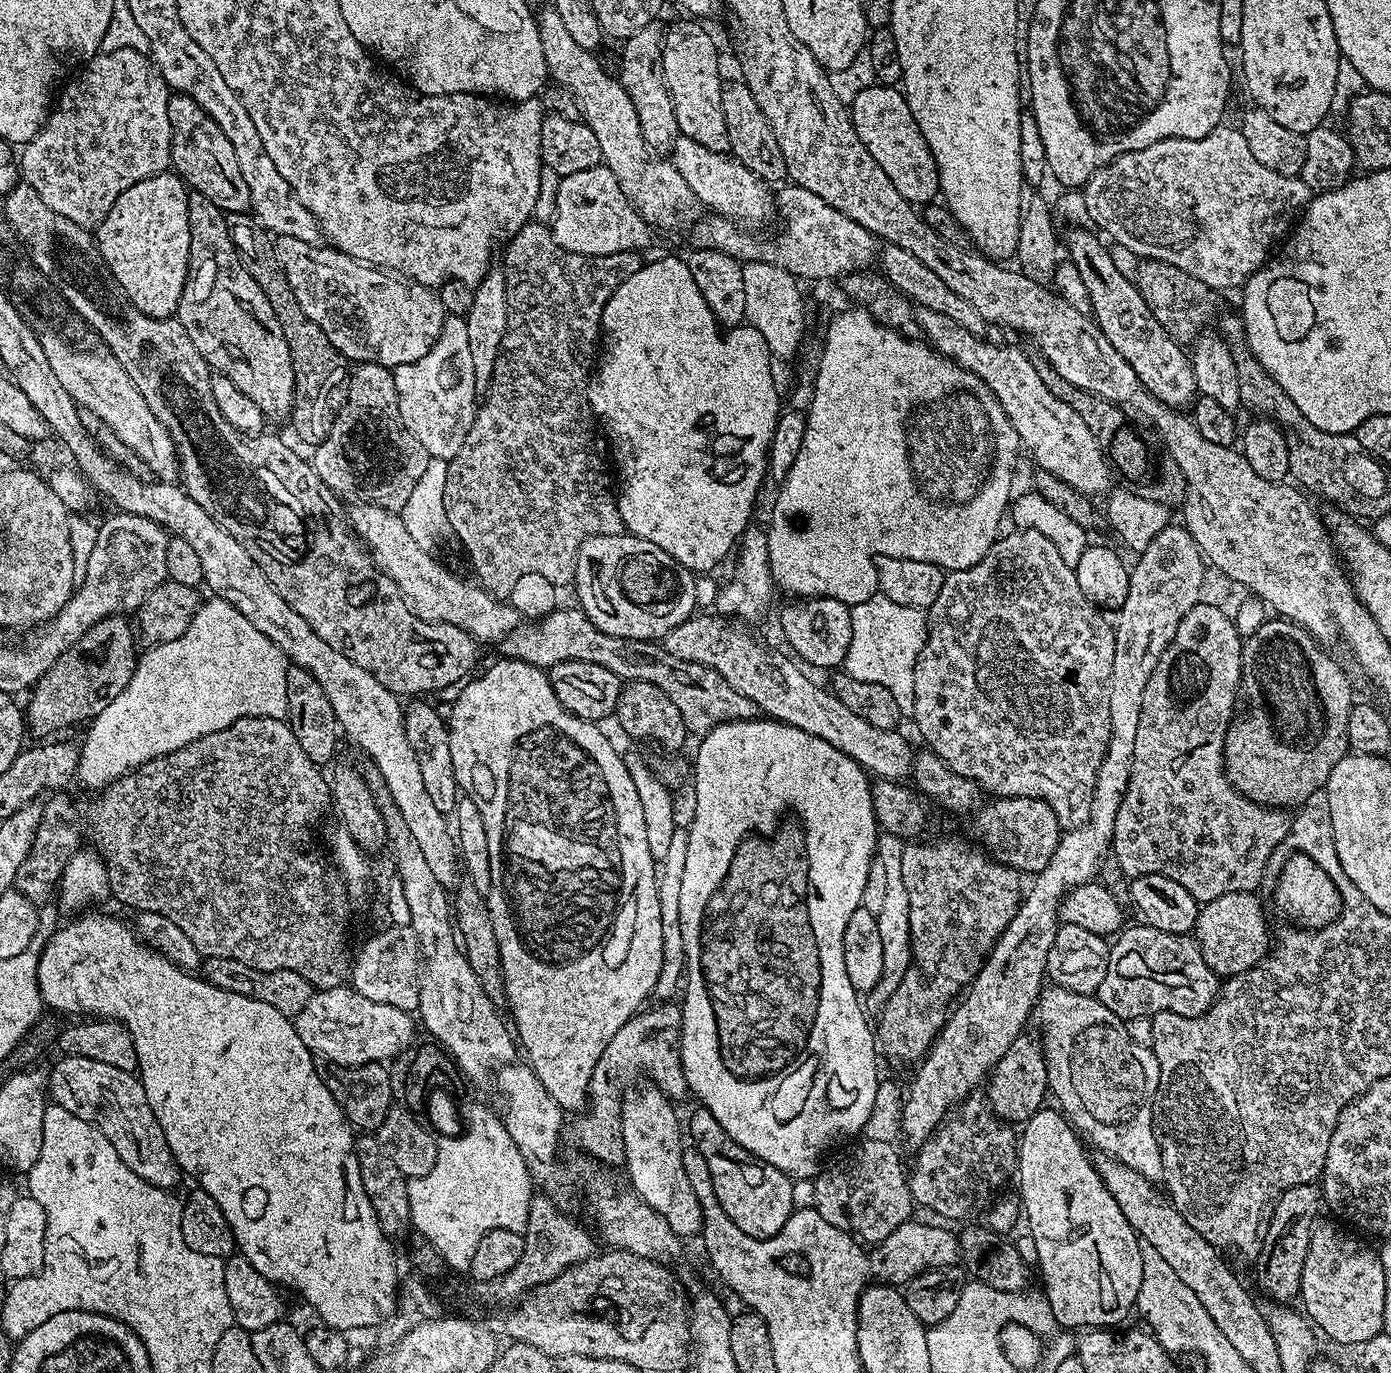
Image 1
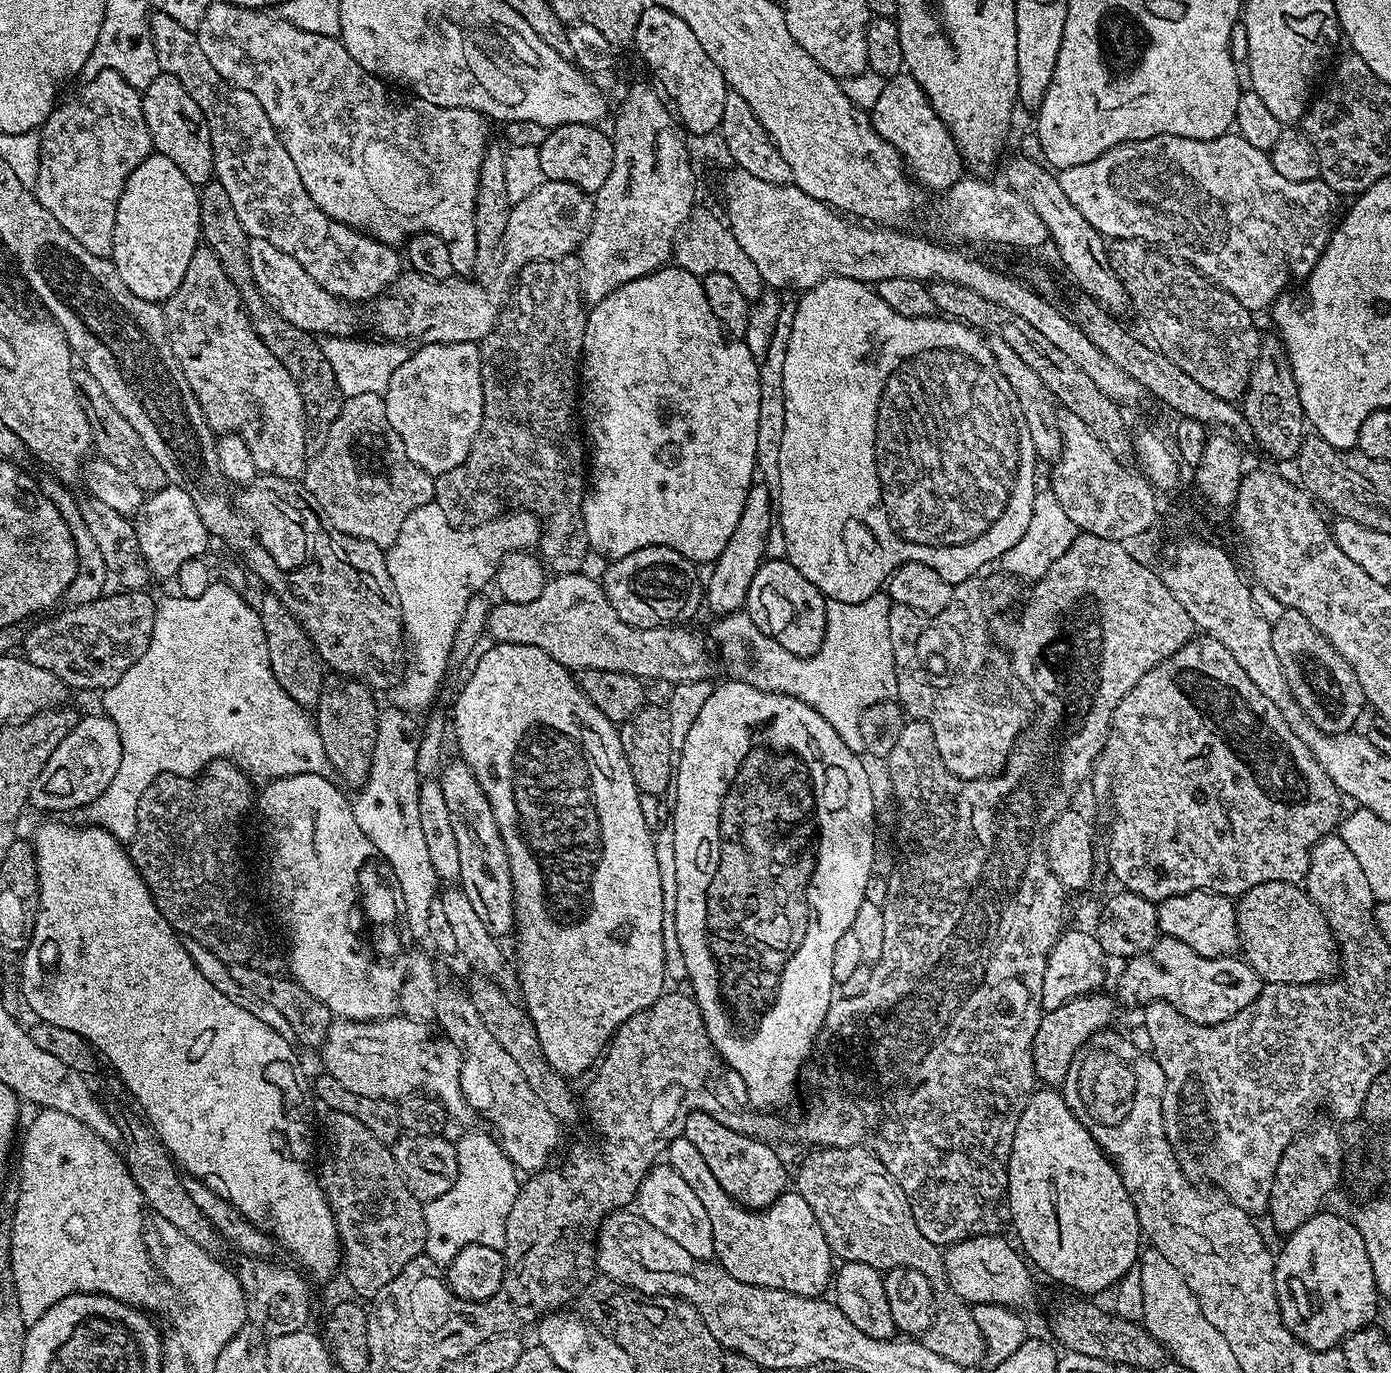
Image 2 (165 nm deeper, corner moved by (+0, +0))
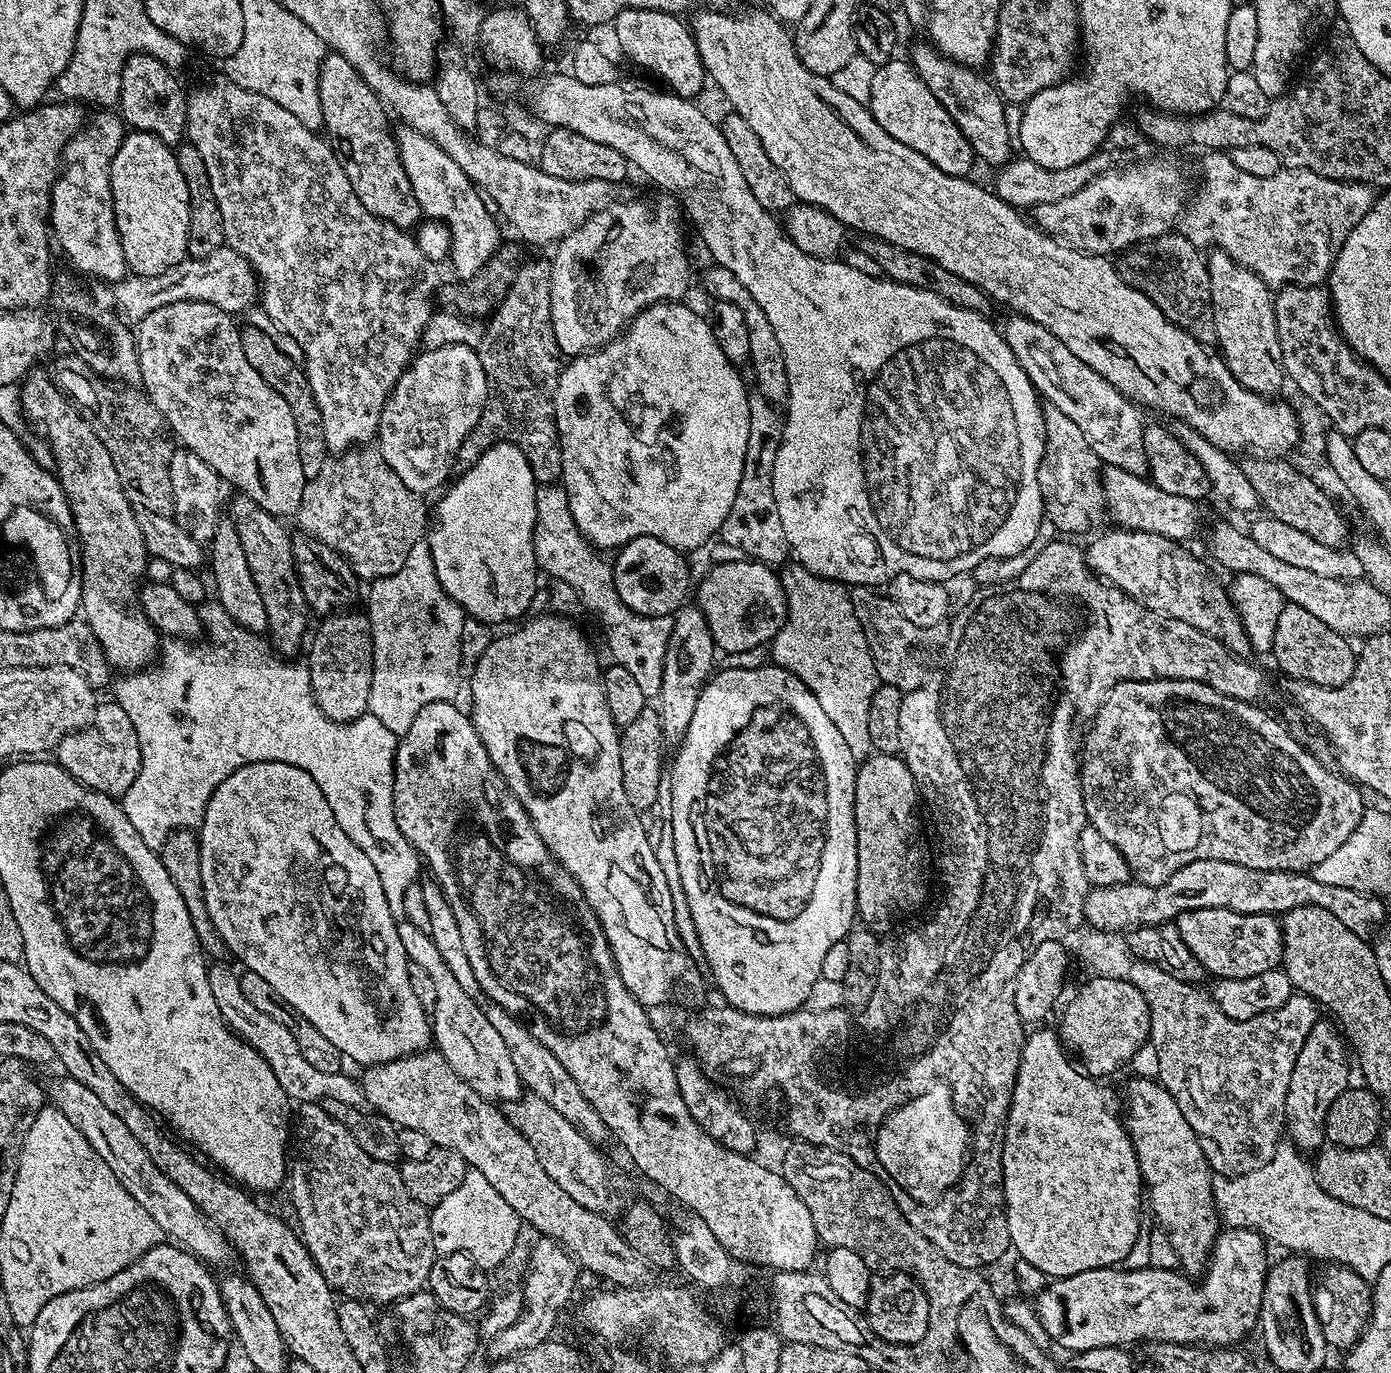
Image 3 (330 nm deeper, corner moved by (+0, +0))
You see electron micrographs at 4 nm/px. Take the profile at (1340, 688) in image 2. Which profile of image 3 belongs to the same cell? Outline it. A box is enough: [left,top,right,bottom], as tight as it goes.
[1271,603,1357,688]

